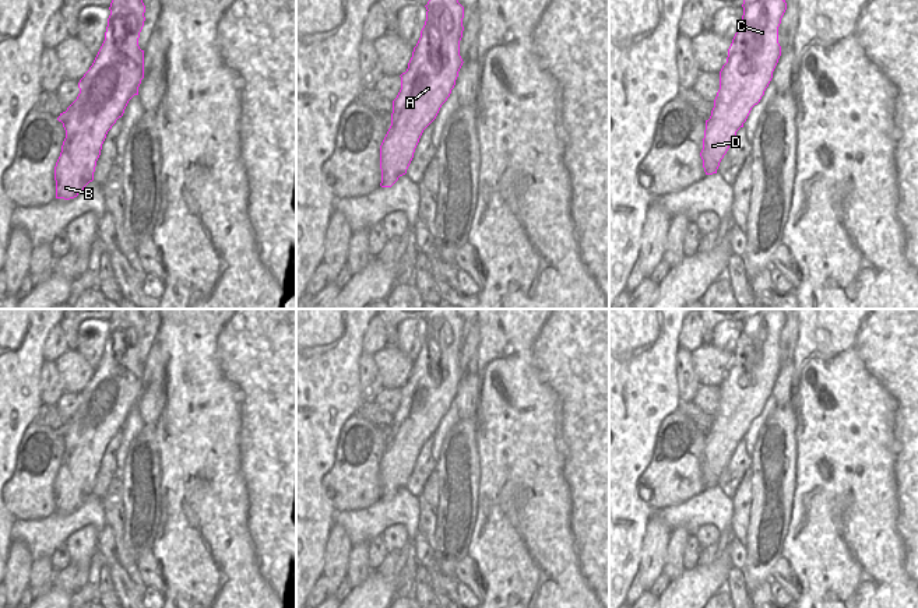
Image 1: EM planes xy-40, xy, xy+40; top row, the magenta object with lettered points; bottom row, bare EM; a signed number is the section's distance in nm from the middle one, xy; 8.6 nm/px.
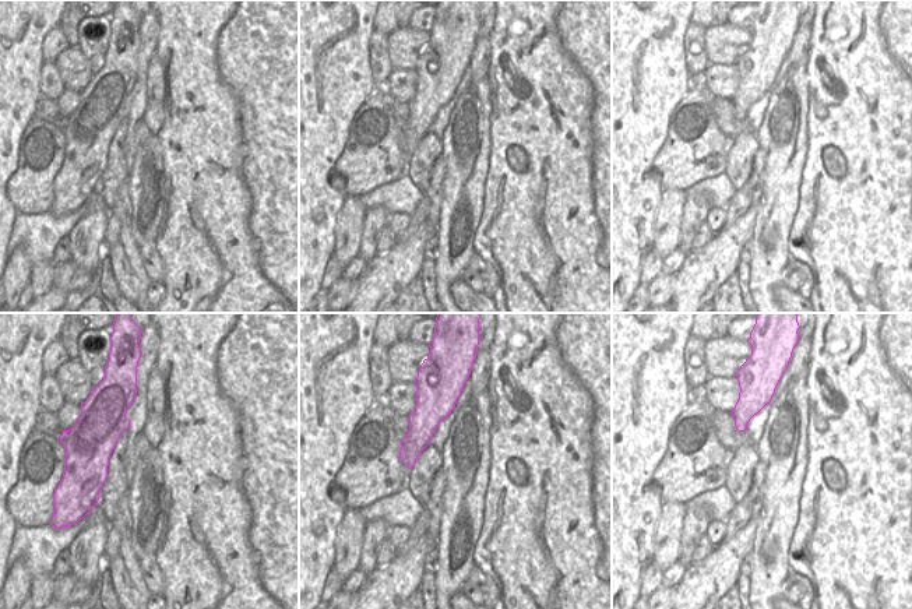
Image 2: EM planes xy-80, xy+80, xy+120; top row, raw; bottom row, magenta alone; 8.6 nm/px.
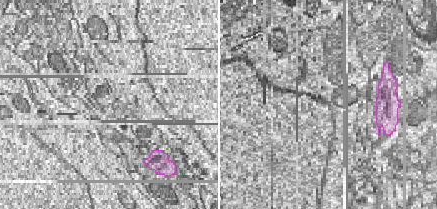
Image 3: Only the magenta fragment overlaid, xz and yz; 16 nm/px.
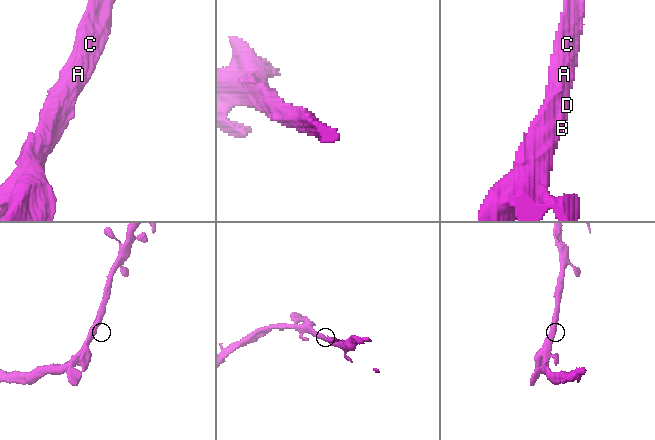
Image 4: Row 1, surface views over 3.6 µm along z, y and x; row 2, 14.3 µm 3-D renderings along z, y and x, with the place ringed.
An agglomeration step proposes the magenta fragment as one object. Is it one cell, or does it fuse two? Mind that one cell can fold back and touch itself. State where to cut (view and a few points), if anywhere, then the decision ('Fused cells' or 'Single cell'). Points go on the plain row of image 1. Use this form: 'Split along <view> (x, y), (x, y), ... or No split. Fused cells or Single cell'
No split. Single cell.

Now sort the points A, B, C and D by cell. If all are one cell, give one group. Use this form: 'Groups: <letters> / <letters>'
Groups: A B C D.

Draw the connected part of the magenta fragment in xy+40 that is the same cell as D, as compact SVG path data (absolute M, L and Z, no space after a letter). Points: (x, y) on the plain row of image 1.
M746 309L743 328L727 376L720 384L720 403L706 433L700 470L706 488L717 486L736 444L768 400L781 369L778 340L787 323L781 309Z

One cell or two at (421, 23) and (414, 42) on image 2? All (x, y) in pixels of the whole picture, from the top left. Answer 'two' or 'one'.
two

